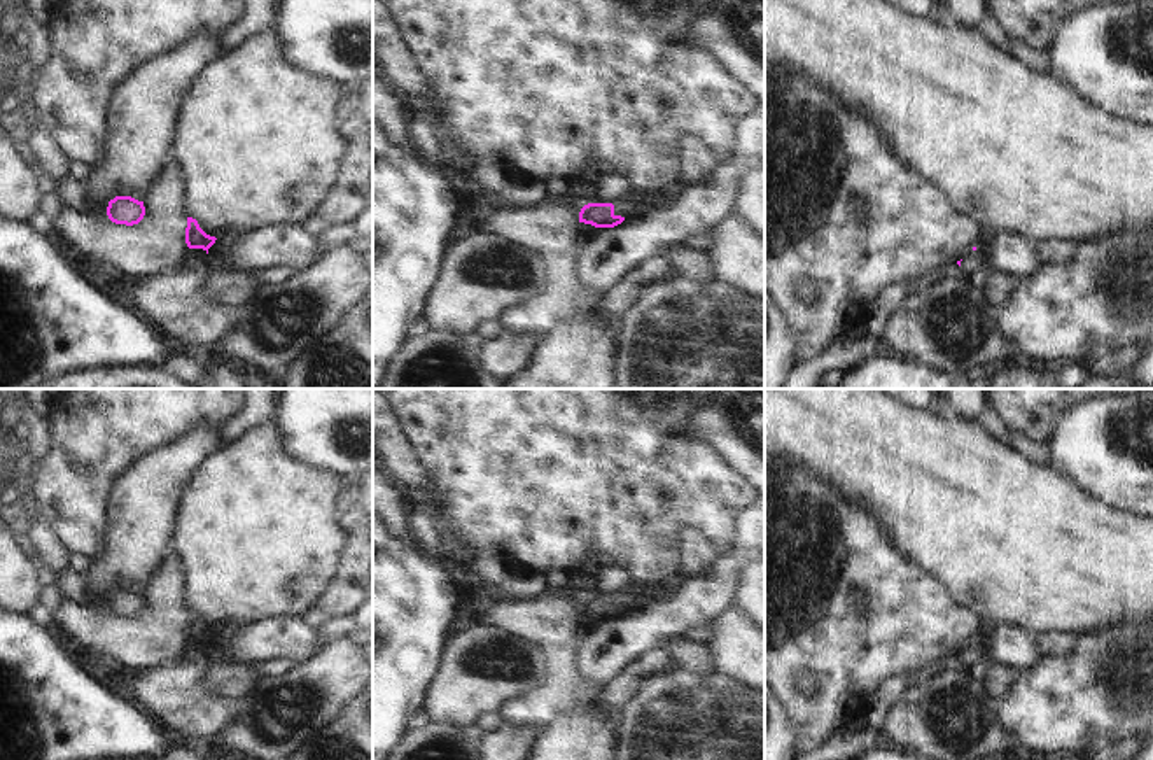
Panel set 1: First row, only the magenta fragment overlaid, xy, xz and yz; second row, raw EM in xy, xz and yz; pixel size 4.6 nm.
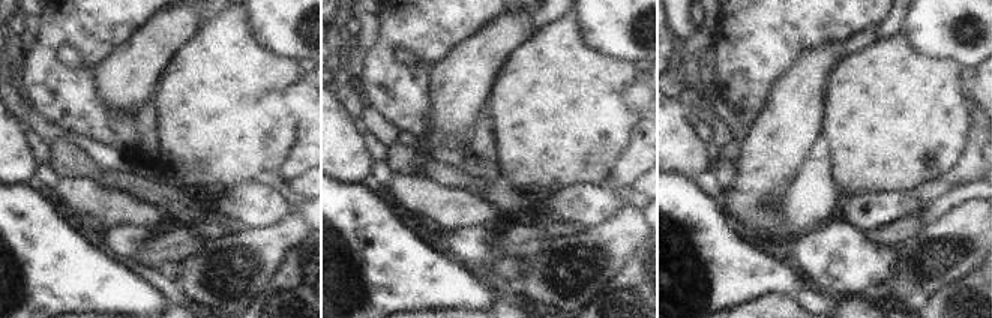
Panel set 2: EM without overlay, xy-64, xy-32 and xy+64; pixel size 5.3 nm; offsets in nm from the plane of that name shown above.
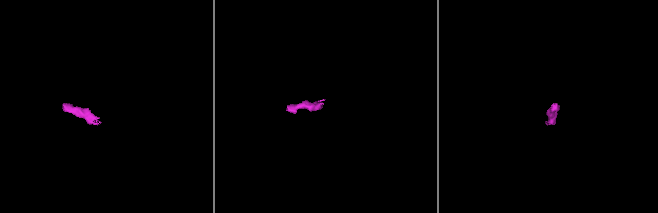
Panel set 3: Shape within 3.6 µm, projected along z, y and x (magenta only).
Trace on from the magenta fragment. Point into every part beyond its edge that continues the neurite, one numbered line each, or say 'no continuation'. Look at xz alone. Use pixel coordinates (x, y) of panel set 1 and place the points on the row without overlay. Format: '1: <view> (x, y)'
1: xz (628, 599)

